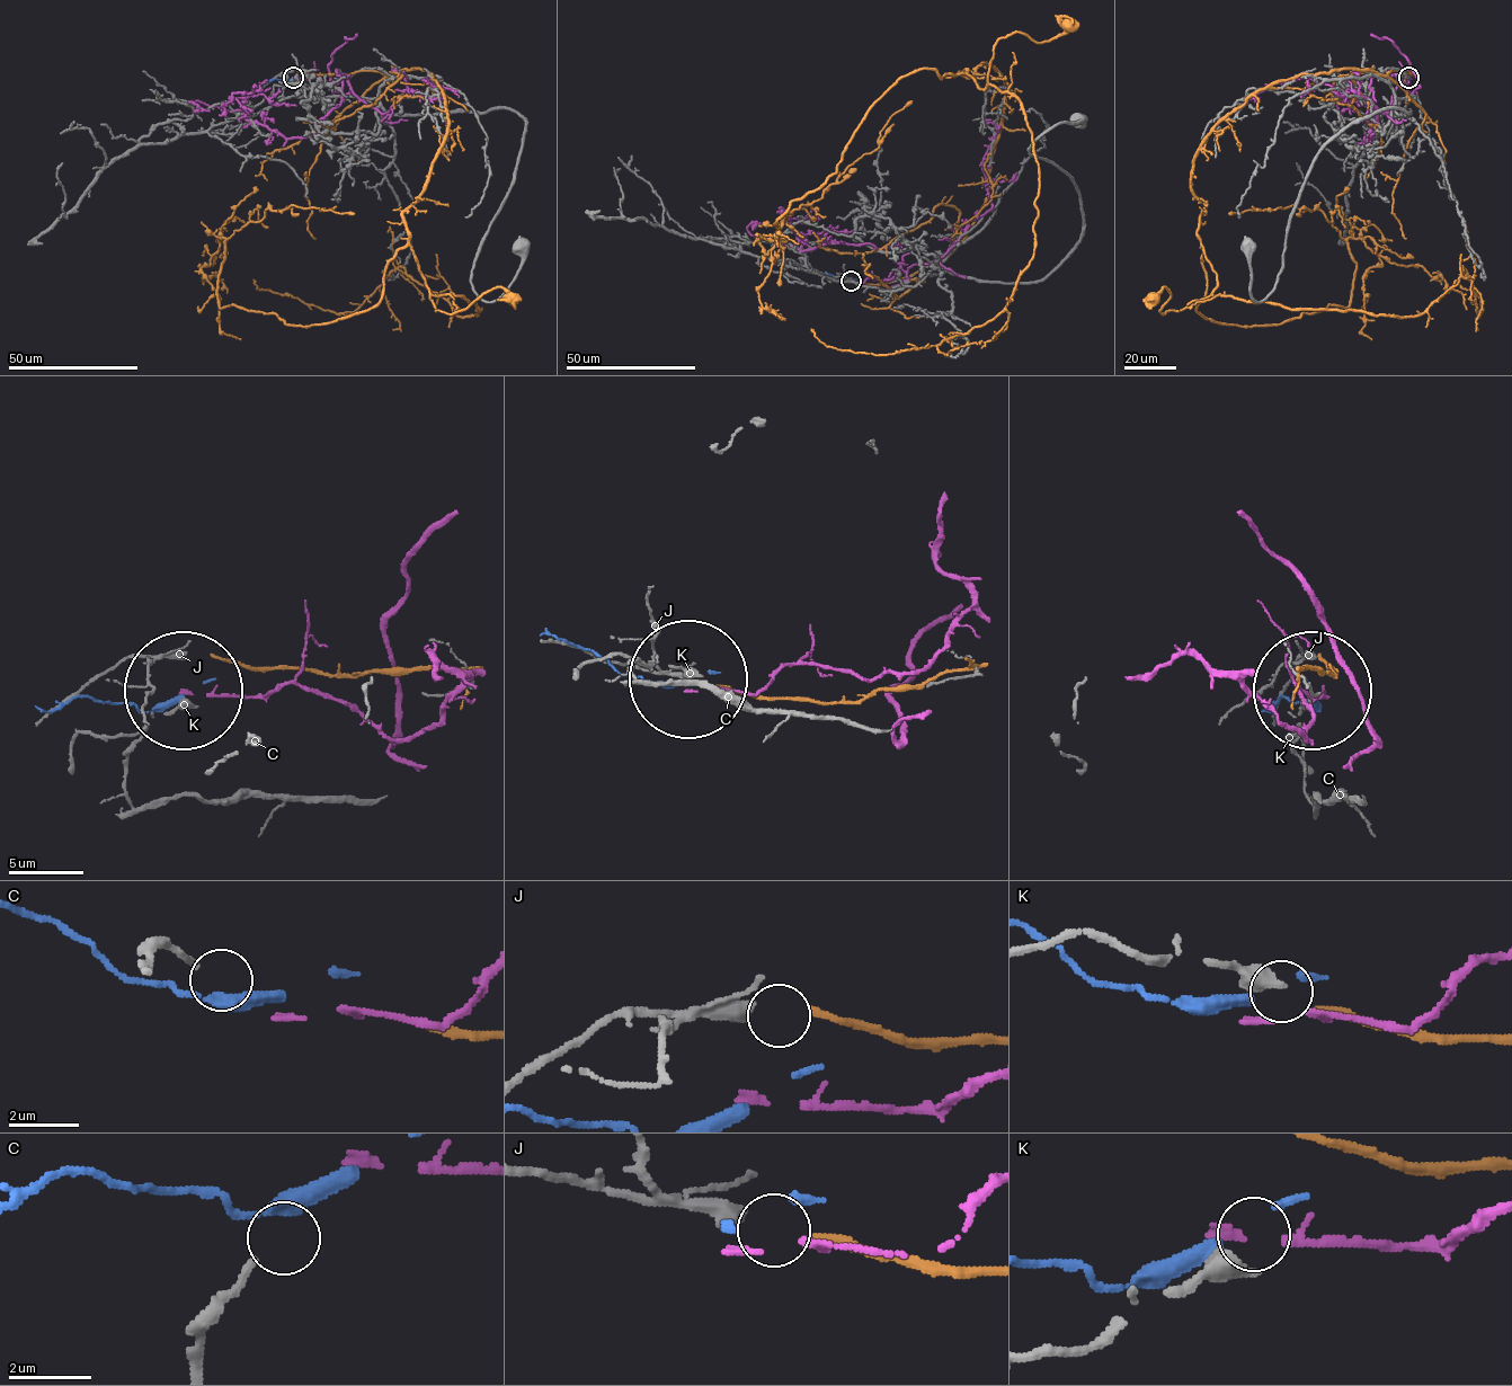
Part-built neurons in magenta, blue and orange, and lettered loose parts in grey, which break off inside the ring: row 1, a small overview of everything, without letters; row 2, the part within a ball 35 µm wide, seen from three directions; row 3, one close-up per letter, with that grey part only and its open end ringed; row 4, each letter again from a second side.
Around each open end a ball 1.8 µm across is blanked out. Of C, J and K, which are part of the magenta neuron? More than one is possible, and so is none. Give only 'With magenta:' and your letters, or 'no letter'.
With magenta: no letter

